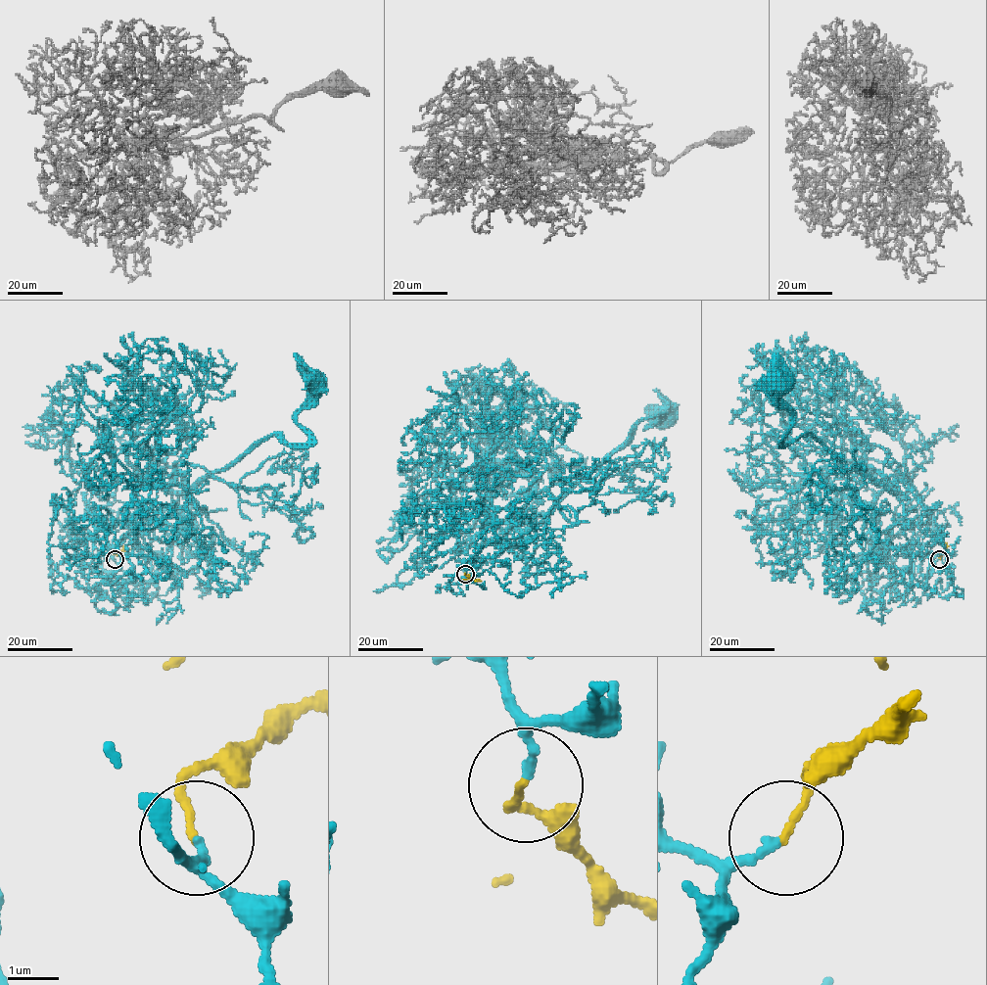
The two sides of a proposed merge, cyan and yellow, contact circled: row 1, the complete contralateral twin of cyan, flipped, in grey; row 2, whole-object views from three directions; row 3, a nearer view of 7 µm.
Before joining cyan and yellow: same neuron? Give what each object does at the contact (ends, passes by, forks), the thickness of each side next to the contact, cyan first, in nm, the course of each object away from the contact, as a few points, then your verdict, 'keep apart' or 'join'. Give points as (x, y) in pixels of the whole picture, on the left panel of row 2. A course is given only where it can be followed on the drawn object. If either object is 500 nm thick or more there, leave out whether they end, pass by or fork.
cyan ends | yellow ends | 160/130 nm | cyan via (115, 559), (133, 584), (147, 583), (179, 531), (181, 494), (268, 436), (306, 443), (297, 414), (313, 380) | yellow via (115, 559), (114, 555), (123, 547), (117, 544), (113, 548) | join

